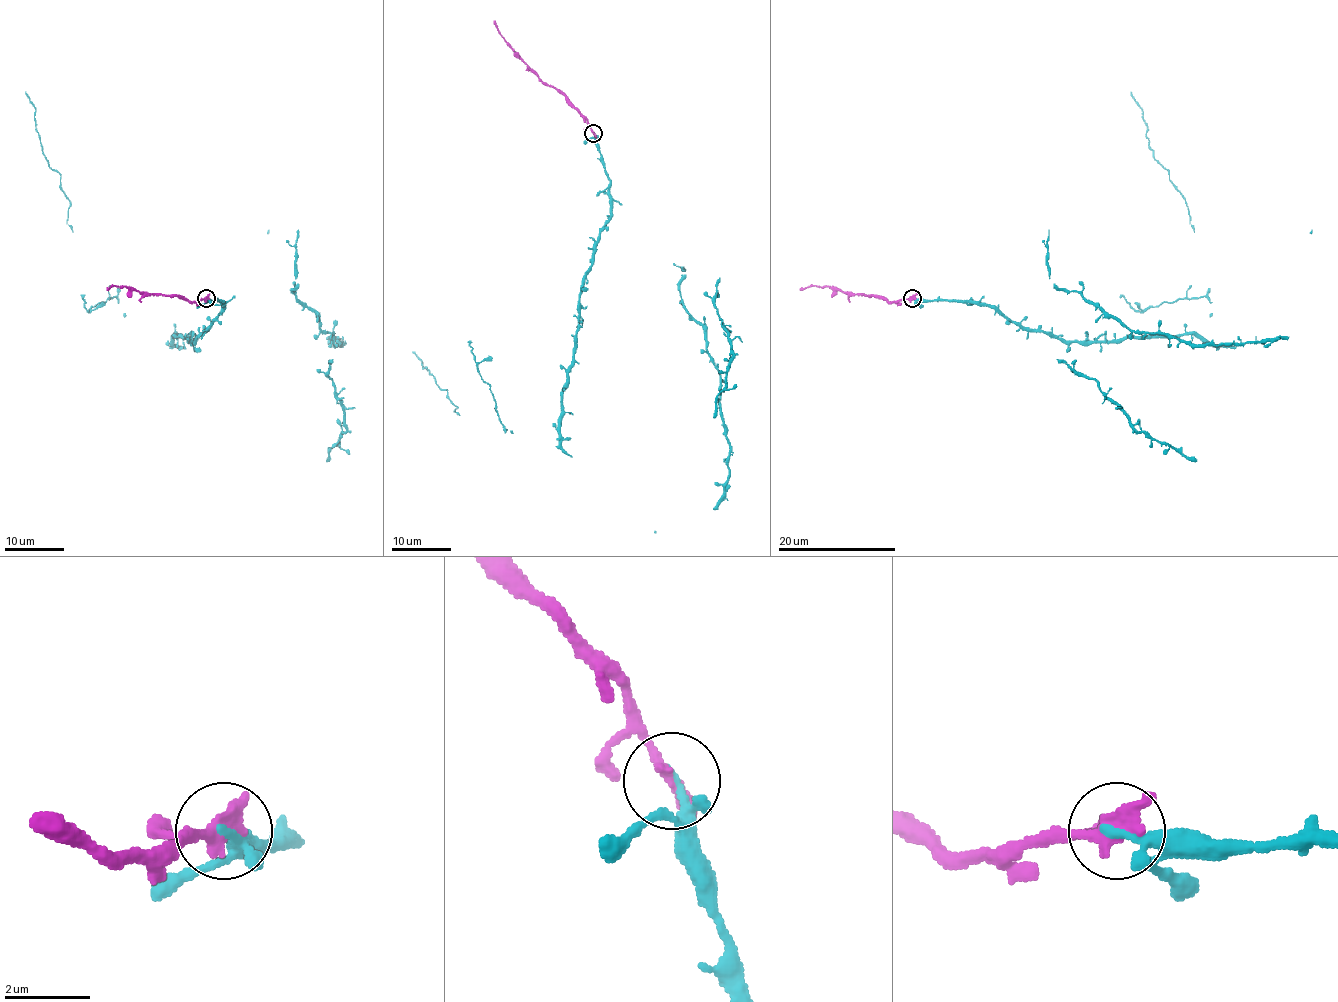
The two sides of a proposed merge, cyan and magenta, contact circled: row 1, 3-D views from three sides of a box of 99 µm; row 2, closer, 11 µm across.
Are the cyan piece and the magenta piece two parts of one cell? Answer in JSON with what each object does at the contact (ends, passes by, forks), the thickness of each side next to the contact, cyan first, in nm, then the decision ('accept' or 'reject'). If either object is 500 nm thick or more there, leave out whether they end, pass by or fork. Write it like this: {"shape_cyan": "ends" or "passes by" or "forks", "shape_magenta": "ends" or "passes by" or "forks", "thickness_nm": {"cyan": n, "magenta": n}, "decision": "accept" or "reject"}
{"shape_cyan": "passes by", "shape_magenta": "ends", "thickness_nm": {"cyan": 190, "magenta": 400}, "decision": "accept"}

